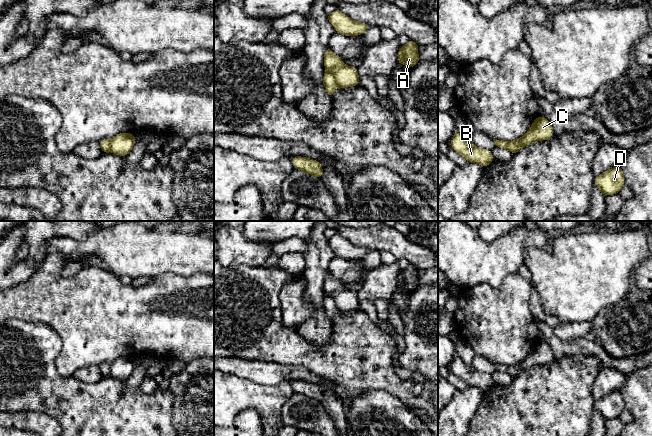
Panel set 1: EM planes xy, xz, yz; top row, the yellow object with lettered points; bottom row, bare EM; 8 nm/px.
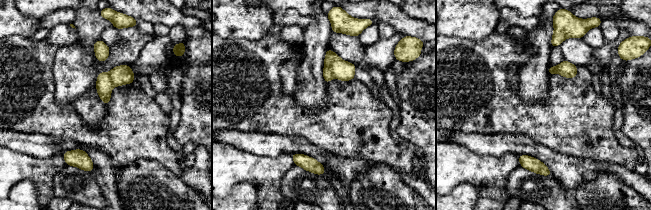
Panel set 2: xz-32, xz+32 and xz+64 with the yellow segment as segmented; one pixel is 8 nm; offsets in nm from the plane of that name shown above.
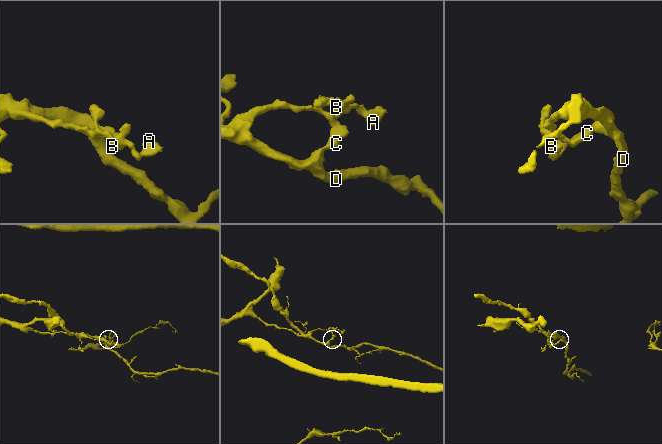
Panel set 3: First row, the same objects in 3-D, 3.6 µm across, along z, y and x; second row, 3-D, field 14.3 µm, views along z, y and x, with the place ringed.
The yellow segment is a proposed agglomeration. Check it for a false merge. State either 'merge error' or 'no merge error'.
merge error

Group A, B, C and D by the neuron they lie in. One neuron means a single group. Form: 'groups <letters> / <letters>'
groups A B / C D

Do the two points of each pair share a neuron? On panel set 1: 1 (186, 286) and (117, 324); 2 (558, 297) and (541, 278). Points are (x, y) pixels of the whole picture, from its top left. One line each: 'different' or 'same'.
1: same
2: same

